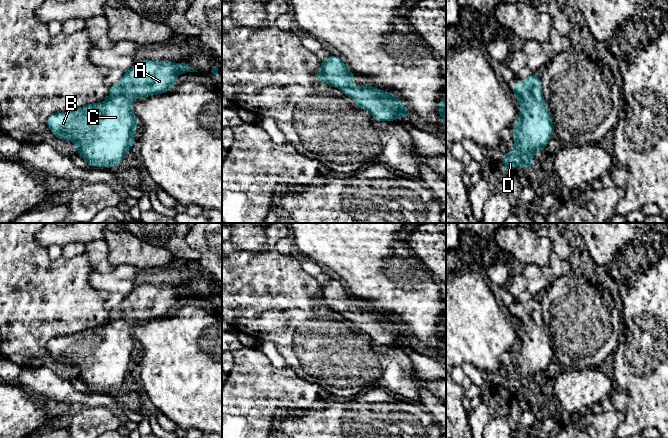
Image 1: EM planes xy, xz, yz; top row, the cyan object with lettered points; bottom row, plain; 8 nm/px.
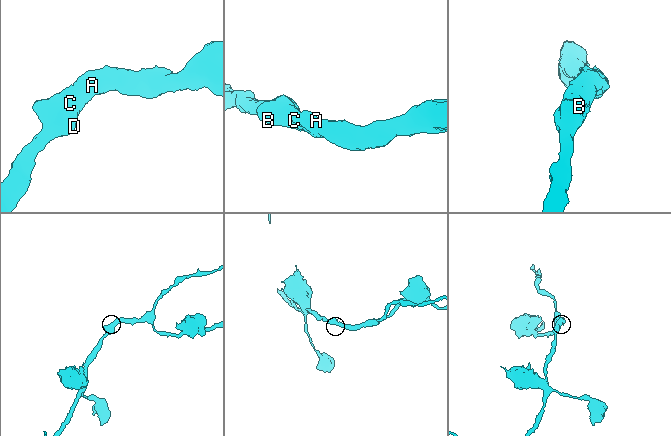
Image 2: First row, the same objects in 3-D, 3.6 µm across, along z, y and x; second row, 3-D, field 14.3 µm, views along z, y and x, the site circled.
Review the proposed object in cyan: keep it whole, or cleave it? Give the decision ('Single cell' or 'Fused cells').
Single cell

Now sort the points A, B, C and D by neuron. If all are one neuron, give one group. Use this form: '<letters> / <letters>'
A B C D

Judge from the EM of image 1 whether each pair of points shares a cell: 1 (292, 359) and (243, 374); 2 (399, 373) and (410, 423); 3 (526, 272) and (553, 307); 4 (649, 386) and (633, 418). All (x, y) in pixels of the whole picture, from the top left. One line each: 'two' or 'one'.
1: two
2: two
3: two
4: one

